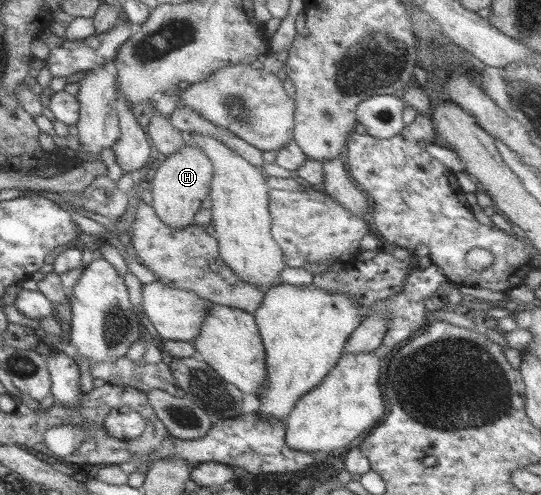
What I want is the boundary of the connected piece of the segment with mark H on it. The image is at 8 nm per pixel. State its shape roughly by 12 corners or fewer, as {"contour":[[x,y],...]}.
{"contour":[[186,143],[162,160],[151,205],[164,225],[194,224],[212,164]]}

